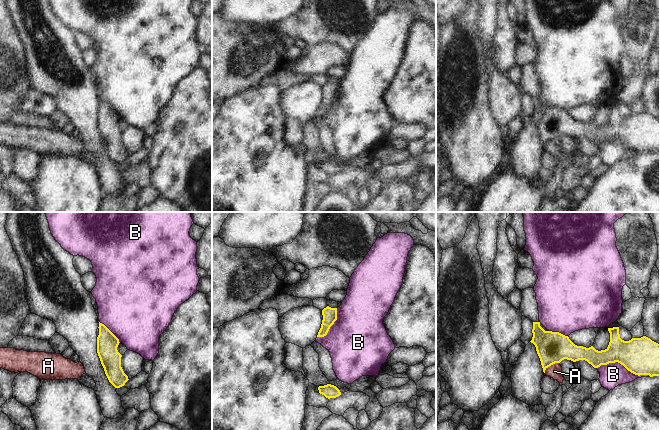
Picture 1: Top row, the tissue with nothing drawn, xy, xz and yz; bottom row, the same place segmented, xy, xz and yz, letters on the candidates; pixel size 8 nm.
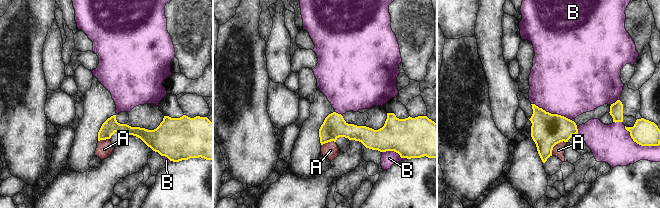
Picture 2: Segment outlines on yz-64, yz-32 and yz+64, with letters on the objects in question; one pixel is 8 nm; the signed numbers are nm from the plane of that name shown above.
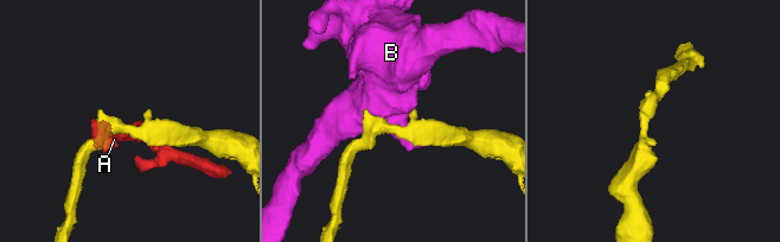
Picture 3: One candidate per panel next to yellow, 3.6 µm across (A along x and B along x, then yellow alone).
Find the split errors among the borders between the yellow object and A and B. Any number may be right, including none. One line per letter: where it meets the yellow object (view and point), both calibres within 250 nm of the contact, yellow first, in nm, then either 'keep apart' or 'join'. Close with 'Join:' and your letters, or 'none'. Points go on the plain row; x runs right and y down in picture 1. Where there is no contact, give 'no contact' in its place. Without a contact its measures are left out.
A: yz (550, 141) | 260/110 nm | keep apart
B: yz (624, 142) | 300/190 nm | keep apart
Join: none

